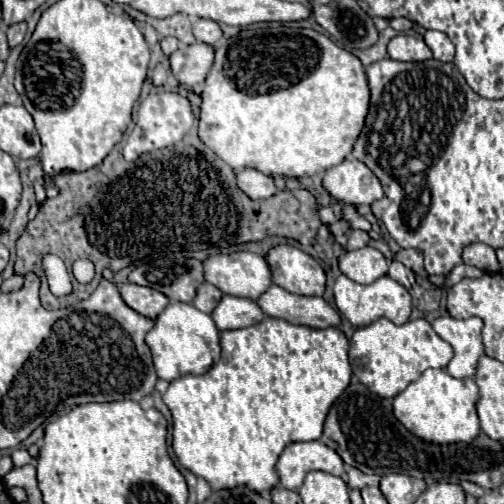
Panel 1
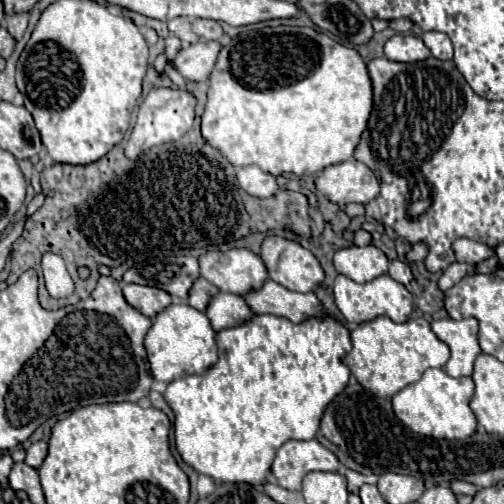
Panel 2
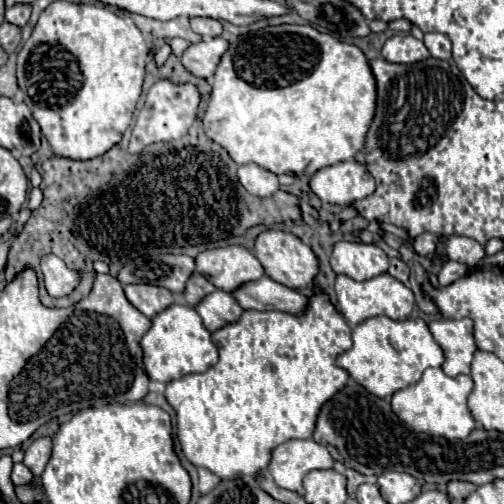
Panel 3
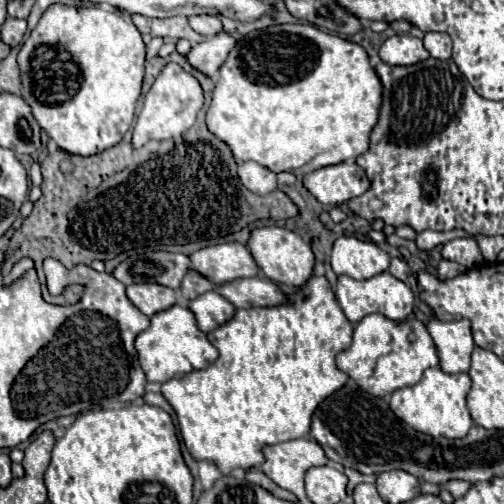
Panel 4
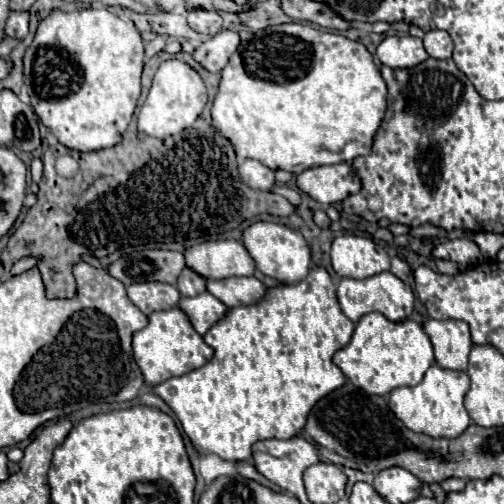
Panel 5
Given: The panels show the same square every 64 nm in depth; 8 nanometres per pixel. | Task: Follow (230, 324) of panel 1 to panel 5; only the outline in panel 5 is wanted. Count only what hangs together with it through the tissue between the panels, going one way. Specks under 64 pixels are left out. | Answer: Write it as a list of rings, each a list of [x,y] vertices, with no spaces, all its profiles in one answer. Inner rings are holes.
[[[202,292],[200,296],[194,296],[194,298],[182,298],[180,308],[188,314],[188,318],[198,334],[206,334],[228,312],[228,306],[222,304],[210,292]]]

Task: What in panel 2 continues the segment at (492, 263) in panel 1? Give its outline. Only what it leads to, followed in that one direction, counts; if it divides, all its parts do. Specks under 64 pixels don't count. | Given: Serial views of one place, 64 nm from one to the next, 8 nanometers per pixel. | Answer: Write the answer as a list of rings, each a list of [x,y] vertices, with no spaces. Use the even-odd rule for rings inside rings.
[[[468,238],[456,240],[454,252],[456,252],[458,262],[466,262],[466,264],[472,264],[472,266],[488,260],[488,258],[494,254],[494,250],[492,250],[490,246],[486,246],[486,244],[482,244],[482,242],[468,240]]]

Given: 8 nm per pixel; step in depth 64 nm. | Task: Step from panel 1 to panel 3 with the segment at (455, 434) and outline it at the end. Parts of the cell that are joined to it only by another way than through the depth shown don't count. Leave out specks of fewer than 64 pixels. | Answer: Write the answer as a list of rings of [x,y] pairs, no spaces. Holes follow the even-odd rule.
[[[428,368],[422,374],[420,382],[408,388],[402,388],[392,396],[392,410],[400,420],[404,420],[416,432],[426,432],[430,436],[442,436],[448,440],[462,440],[476,426],[468,410],[468,404],[466,404],[472,388],[474,384],[470,376],[460,374],[456,378],[450,378],[442,372],[442,368]]]

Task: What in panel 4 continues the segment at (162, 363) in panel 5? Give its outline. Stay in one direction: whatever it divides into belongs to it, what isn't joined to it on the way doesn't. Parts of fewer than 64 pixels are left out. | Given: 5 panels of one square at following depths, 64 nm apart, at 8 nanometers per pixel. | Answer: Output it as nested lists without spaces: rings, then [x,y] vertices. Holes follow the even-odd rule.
[[[178,304],[150,318],[150,326],[144,332],[140,332],[136,338],[136,350],[148,382],[160,382],[160,384],[168,382],[170,378],[184,376],[192,370],[202,370],[214,364],[218,358],[218,350],[208,342],[206,332],[198,328],[192,310]]]

